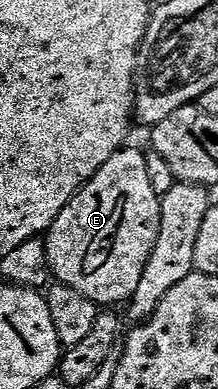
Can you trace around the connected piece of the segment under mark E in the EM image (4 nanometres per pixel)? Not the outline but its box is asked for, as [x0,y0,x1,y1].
[45,148,161,307]

